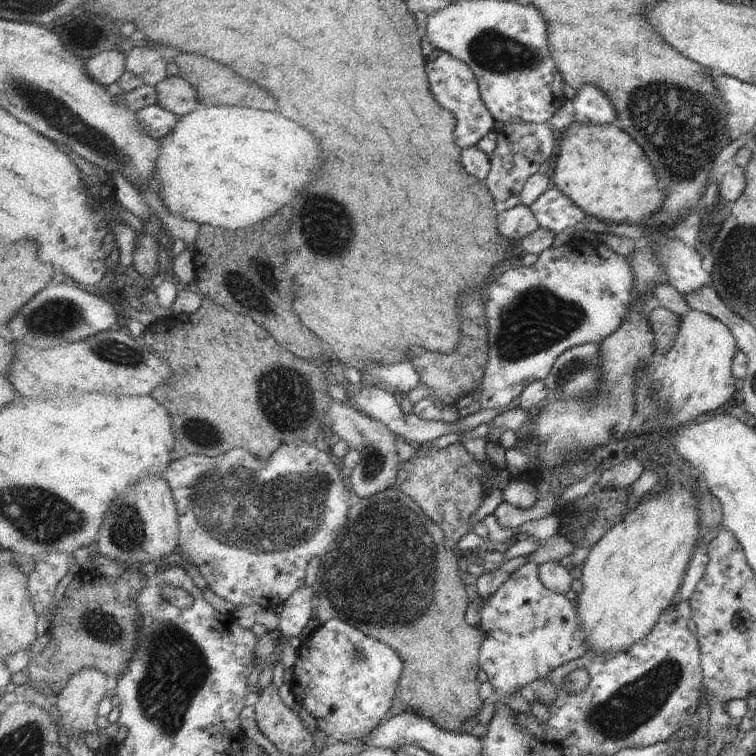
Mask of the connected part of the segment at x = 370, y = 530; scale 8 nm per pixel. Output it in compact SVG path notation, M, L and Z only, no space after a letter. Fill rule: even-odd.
M393 487L364 499L355 499L352 503L346 528L341 531L339 538L341 540L337 540L337 544L332 544L331 554L327 553L321 558L321 563L323 568L325 568L325 576L323 576L321 596L319 596L319 603L317 604L317 619L321 623L326 623L333 619L345 621L366 635L380 641L385 641L400 654L401 660L404 660L404 674L401 677L399 688L396 692L395 702L393 702L395 714L400 715L401 712L406 713L409 711L416 712L421 716L431 719L437 726L446 731L456 733L470 732L471 727L478 724L475 718L481 712L483 702L485 702L479 696L480 683L479 678L477 678L479 670L482 669L480 665L480 652L485 635L479 627L474 627L468 623L466 612L472 599L472 590L461 583L459 570L462 568L462 565L458 562L458 556L455 556L455 552L452 552L452 549L445 544L443 529L436 522L433 522L430 516L427 516L427 513L421 508L420 504L417 504L416 500L407 496L400 487Z

